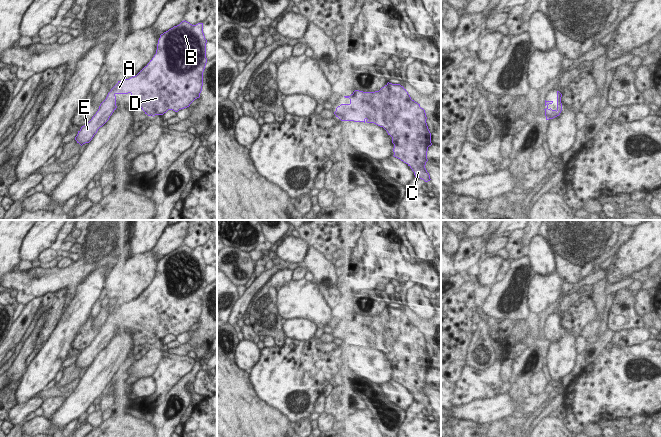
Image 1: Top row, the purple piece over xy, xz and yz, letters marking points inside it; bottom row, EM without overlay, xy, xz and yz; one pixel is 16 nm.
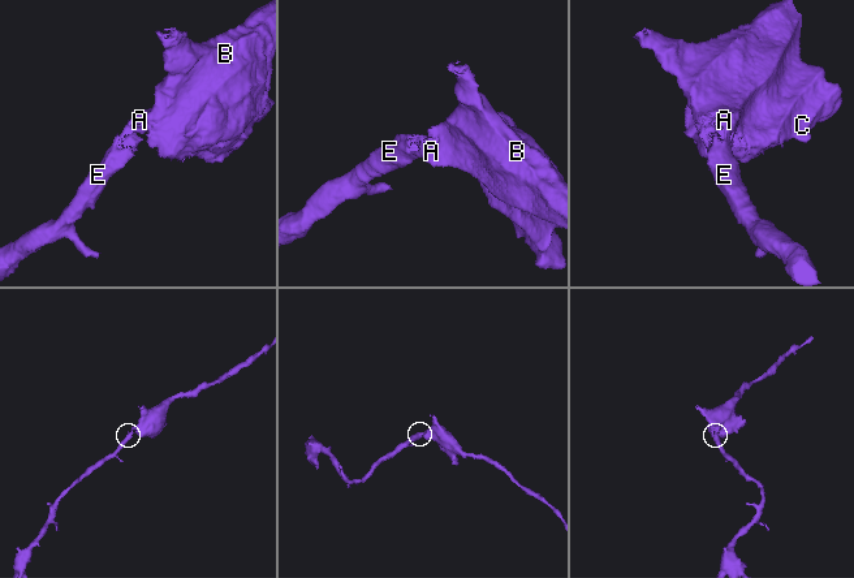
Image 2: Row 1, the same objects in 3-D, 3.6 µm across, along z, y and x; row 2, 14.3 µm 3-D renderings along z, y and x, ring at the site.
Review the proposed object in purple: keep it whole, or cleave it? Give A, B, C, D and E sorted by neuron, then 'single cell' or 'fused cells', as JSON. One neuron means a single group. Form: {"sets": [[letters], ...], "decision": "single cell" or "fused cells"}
{"sets": [["A", "B", "C", "D", "E"]], "decision": "single cell"}

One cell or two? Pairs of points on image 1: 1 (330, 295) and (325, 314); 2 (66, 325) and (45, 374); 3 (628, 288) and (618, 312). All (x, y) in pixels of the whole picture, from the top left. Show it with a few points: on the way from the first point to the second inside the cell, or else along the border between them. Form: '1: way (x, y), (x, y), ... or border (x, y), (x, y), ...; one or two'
1: border (316, 284), (330, 308); two
2: way (61, 337), (48, 362); one
3: way (625, 294), (619, 306); one

